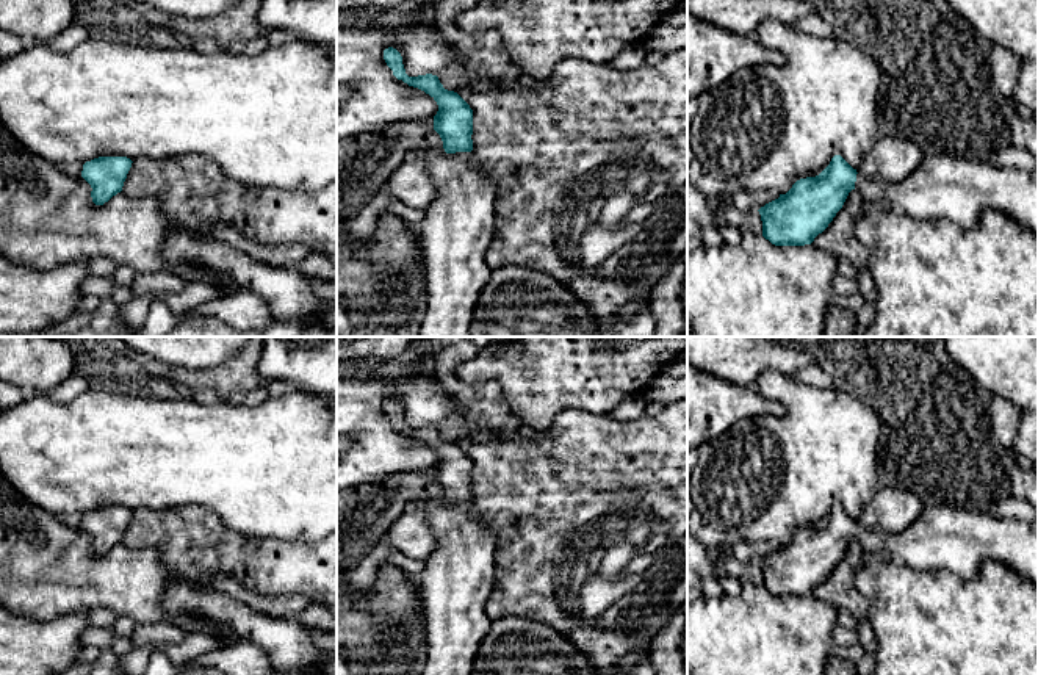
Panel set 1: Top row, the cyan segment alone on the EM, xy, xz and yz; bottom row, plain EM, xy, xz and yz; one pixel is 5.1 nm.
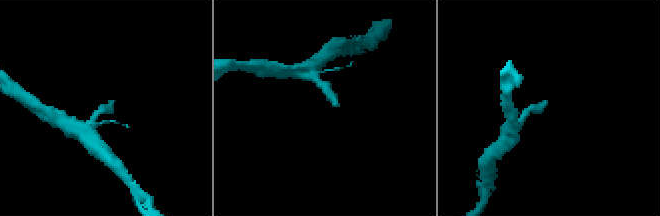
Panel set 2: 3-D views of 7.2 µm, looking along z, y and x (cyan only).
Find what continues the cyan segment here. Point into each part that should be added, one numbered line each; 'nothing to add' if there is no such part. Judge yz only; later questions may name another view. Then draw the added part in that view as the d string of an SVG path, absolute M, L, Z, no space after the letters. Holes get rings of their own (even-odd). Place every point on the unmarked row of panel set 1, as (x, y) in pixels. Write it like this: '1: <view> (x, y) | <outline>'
1: yz (960, 541) | M928 506L897 534L856 525L855 540L863 553L886 551L892 562L917 569L946 569L963 579L980 573L985 561L996 561L1019 572L1038 586L1038 520L1002 520L991 514L952 506Z

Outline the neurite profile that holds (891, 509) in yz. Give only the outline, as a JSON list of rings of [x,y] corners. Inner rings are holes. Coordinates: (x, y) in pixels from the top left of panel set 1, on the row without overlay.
[[[875,489],[856,523],[897,534],[911,525],[924,511],[922,500],[910,490]]]

